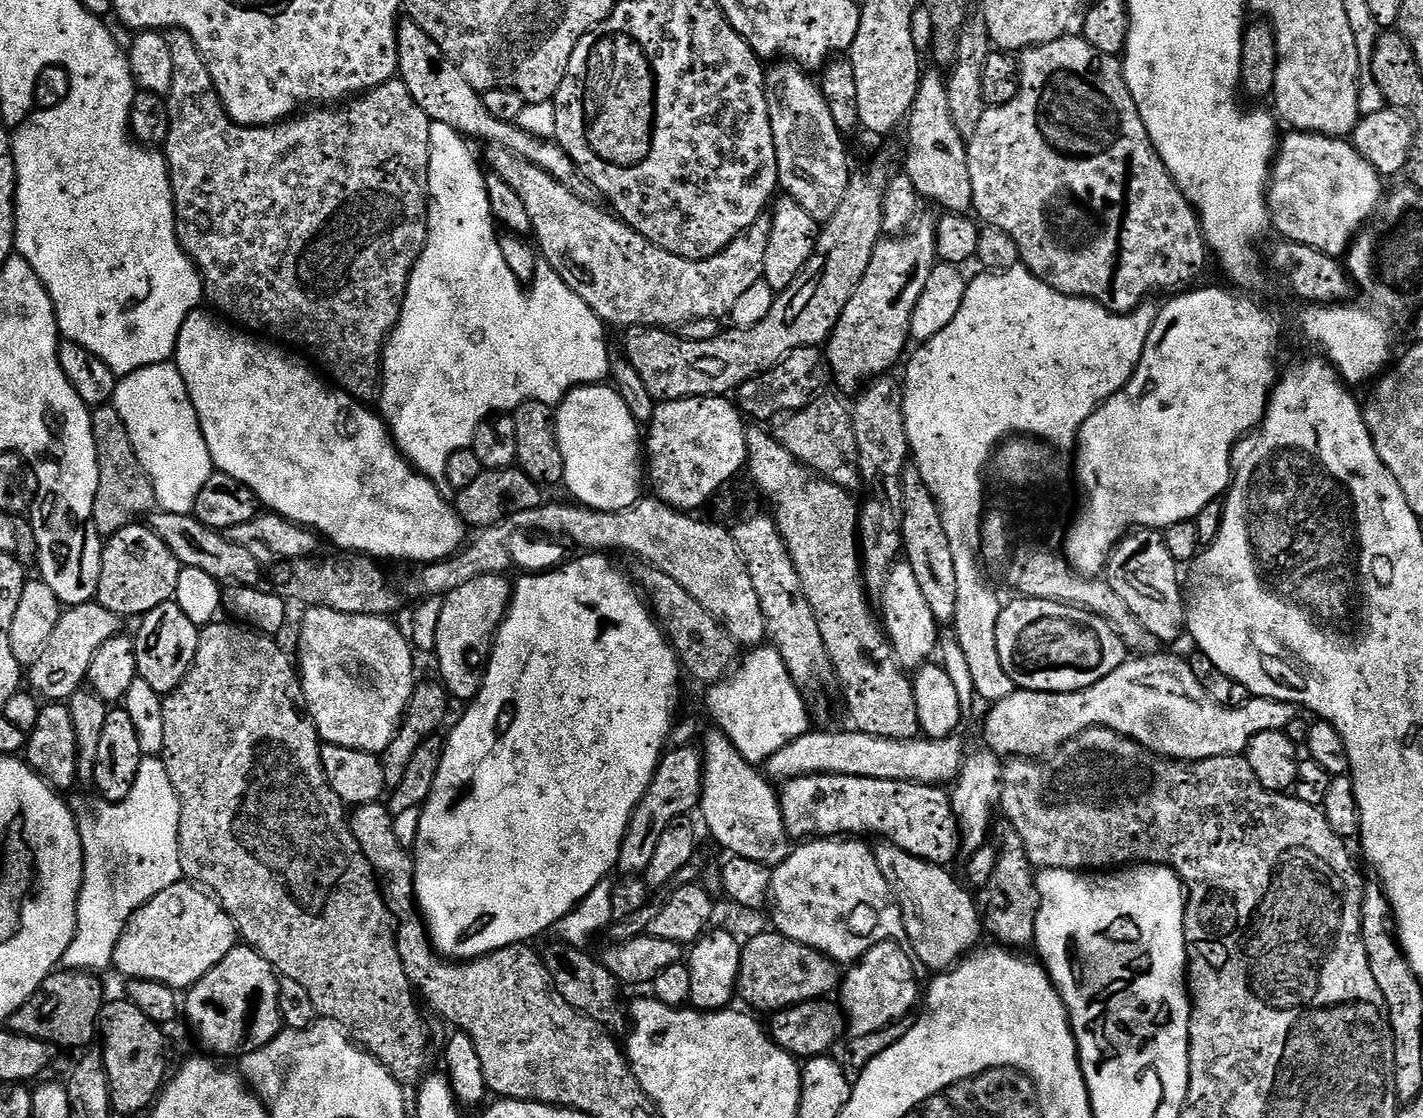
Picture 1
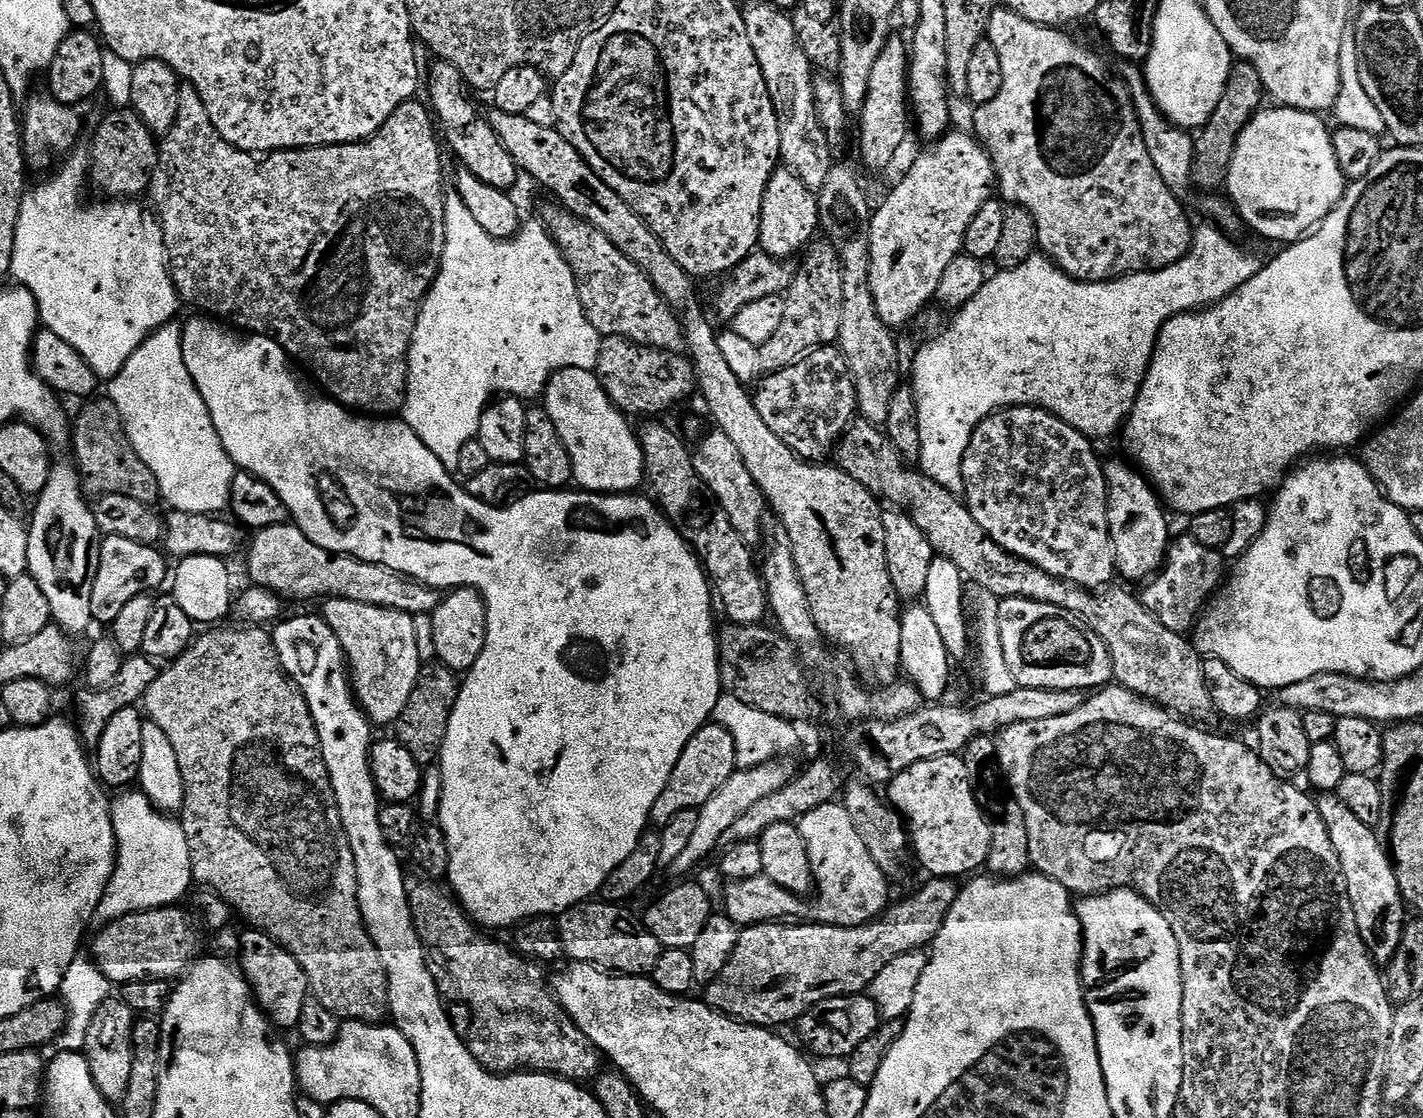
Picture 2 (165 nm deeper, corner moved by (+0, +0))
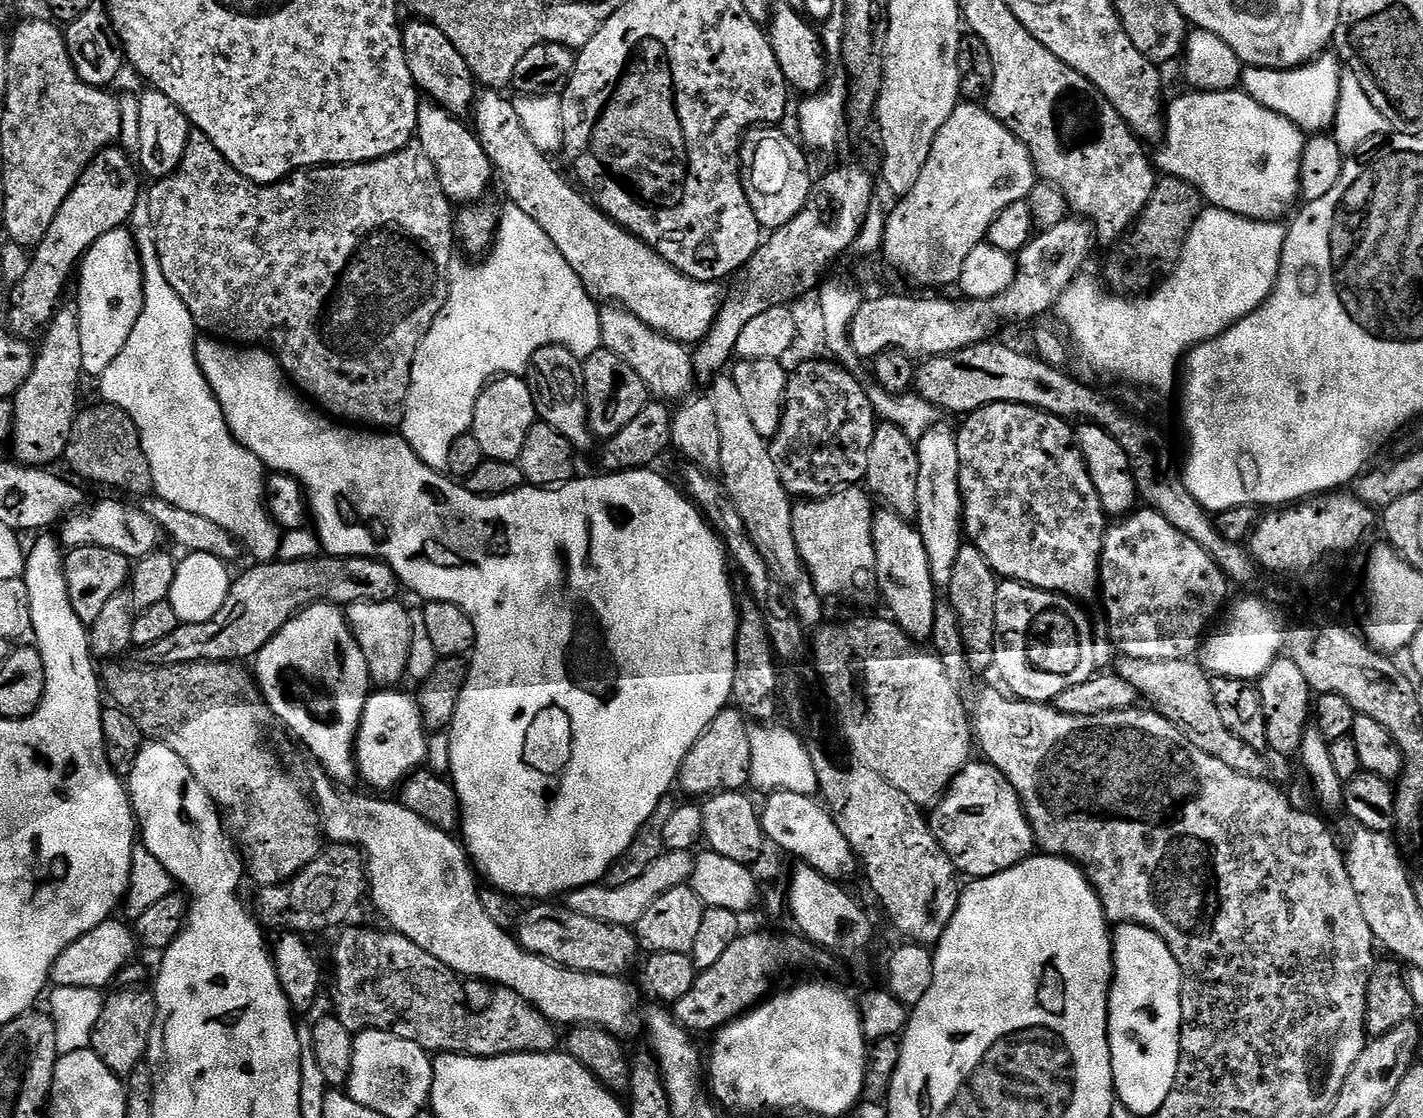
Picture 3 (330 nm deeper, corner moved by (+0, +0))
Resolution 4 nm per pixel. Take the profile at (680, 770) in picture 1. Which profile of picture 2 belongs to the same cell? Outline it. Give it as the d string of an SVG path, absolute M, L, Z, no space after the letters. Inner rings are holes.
M709 722L697 730L694 738L686 742L686 750L678 758L674 770L670 774L670 782L666 782L666 790L658 794L658 800L652 807L651 819L666 822L674 818L674 814L682 814L682 810L700 809L726 782L738 771L736 760L736 744L731 734L722 726Z

